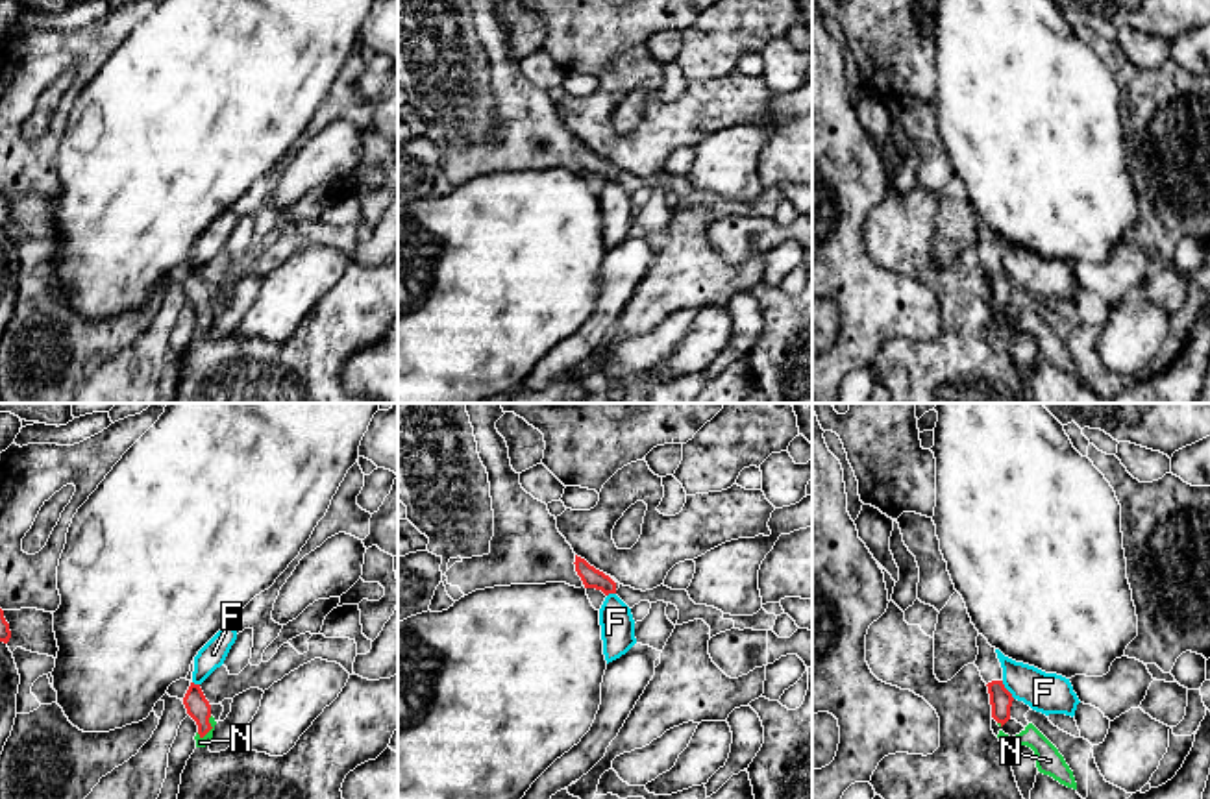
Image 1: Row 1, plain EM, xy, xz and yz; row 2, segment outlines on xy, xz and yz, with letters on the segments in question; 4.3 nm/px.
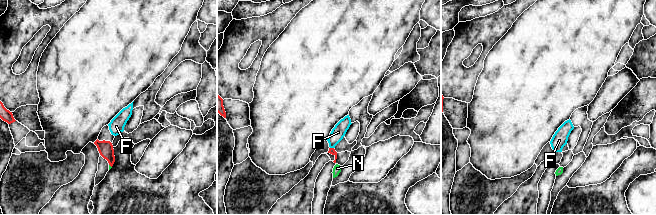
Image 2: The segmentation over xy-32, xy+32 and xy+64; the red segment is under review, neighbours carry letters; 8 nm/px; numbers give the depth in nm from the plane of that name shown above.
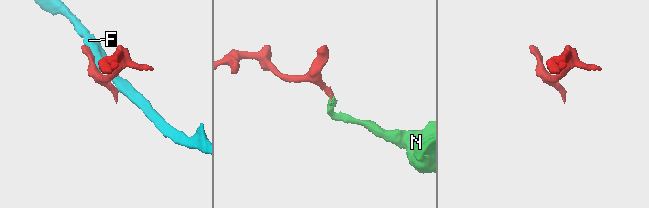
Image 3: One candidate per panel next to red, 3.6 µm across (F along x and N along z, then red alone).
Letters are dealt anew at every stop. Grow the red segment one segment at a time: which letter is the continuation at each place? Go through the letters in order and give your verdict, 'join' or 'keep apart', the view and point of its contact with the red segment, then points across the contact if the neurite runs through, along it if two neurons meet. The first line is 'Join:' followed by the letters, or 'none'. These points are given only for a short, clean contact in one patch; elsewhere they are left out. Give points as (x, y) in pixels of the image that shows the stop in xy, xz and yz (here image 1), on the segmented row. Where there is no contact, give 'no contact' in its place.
Join: N
F: keep apart; contact yz (1007, 690); border yz (1001, 681), (1014, 698)
N: join; contact xy (211, 727); way xy (198, 709), (211, 727), (200, 742)

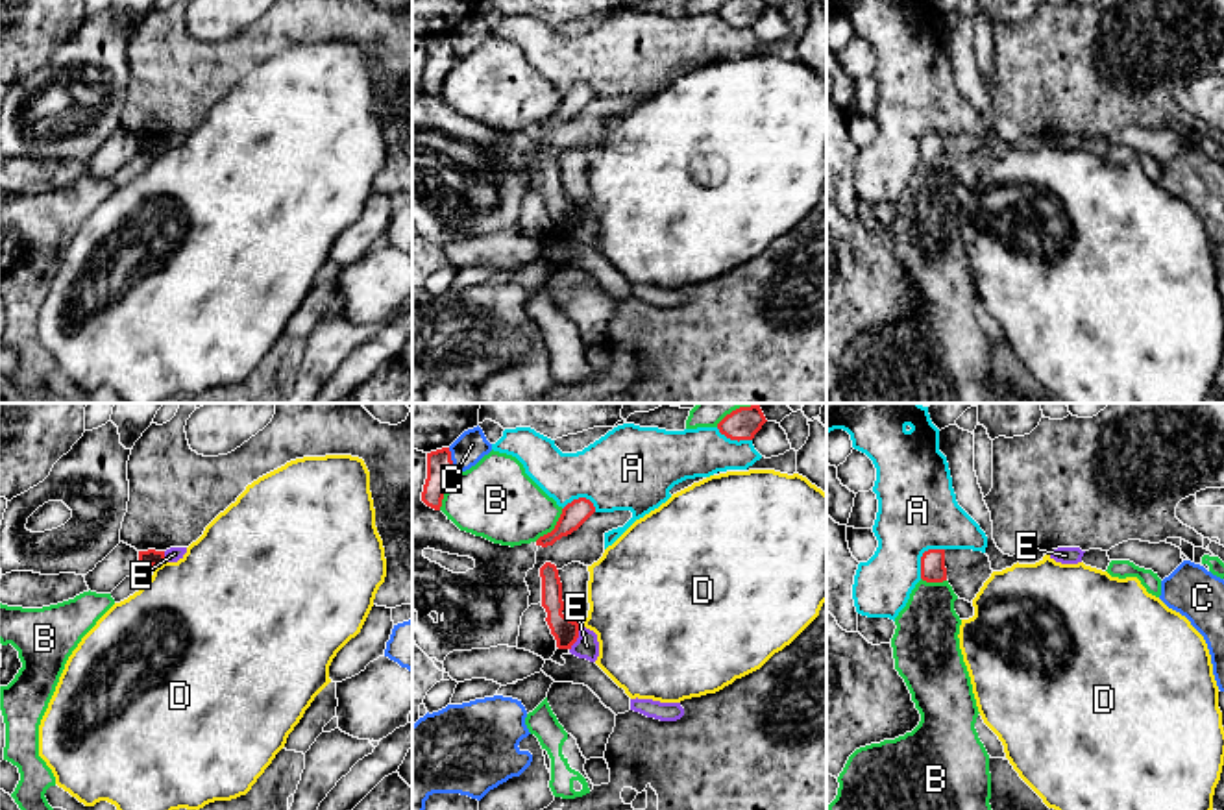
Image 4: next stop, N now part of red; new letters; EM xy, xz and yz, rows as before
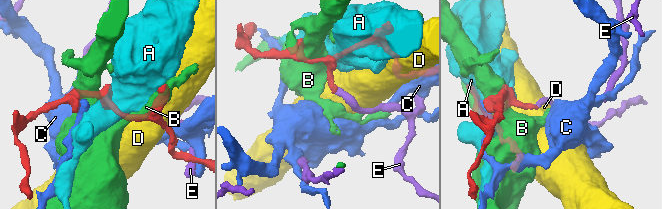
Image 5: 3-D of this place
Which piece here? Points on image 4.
Join: none
A: keep apart; contact yz (923, 555)
B: keep apart; contact xz (555, 527)
C: keep apart; contact xz (452, 461)
D: keep apart; contact xy (159, 564); border xy (163, 561), (156, 566)
E: keep apart; contact xz (575, 638)

